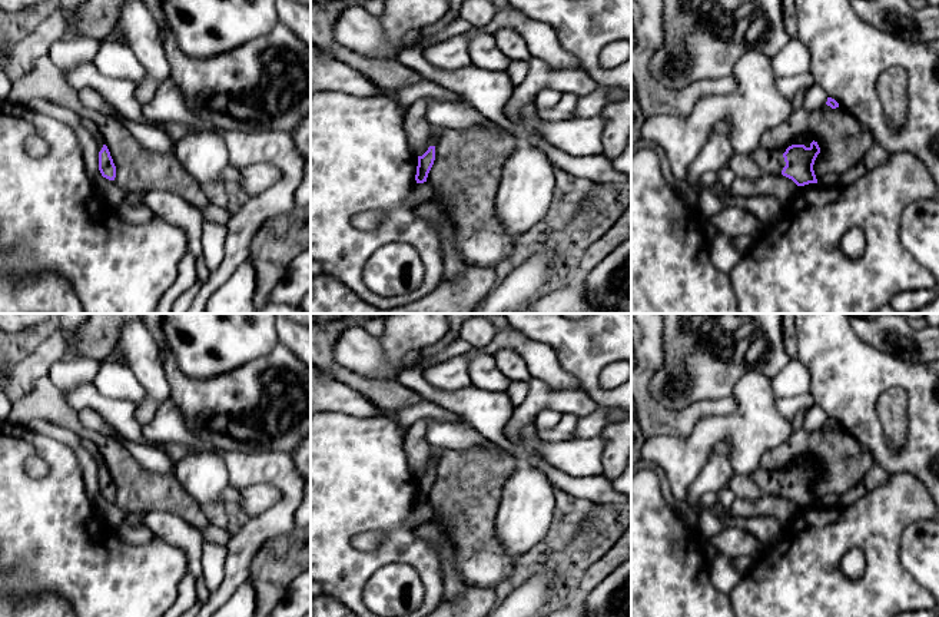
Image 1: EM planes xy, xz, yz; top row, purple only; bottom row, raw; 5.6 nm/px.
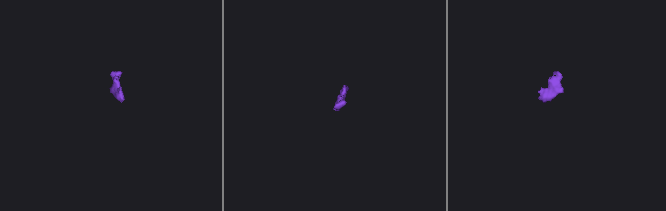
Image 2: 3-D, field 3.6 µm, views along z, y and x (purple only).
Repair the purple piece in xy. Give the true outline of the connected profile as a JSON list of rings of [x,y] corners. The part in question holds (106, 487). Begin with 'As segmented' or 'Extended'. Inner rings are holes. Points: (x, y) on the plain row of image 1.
Extended. [[[84,441],[83,445],[92,454],[92,457],[94,458],[94,461],[97,464],[99,491],[100,491],[102,497],[109,500],[109,501],[115,501],[116,487],[113,484],[113,480],[110,477],[107,467],[104,465],[102,454],[99,452],[97,447],[92,441]]]

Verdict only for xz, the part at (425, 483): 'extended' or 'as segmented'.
as segmented

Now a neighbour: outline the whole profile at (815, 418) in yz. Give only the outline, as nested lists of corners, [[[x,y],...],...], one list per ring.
[[[814,404],[807,409],[802,429],[807,432],[816,432],[826,425],[827,418],[827,414],[819,405]]]

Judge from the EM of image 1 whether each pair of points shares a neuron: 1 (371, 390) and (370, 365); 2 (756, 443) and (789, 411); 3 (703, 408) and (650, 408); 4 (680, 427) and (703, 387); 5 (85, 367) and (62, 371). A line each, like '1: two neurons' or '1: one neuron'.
1: two neurons
2: two neurons
3: one neuron
4: two neurons
5: one neuron

